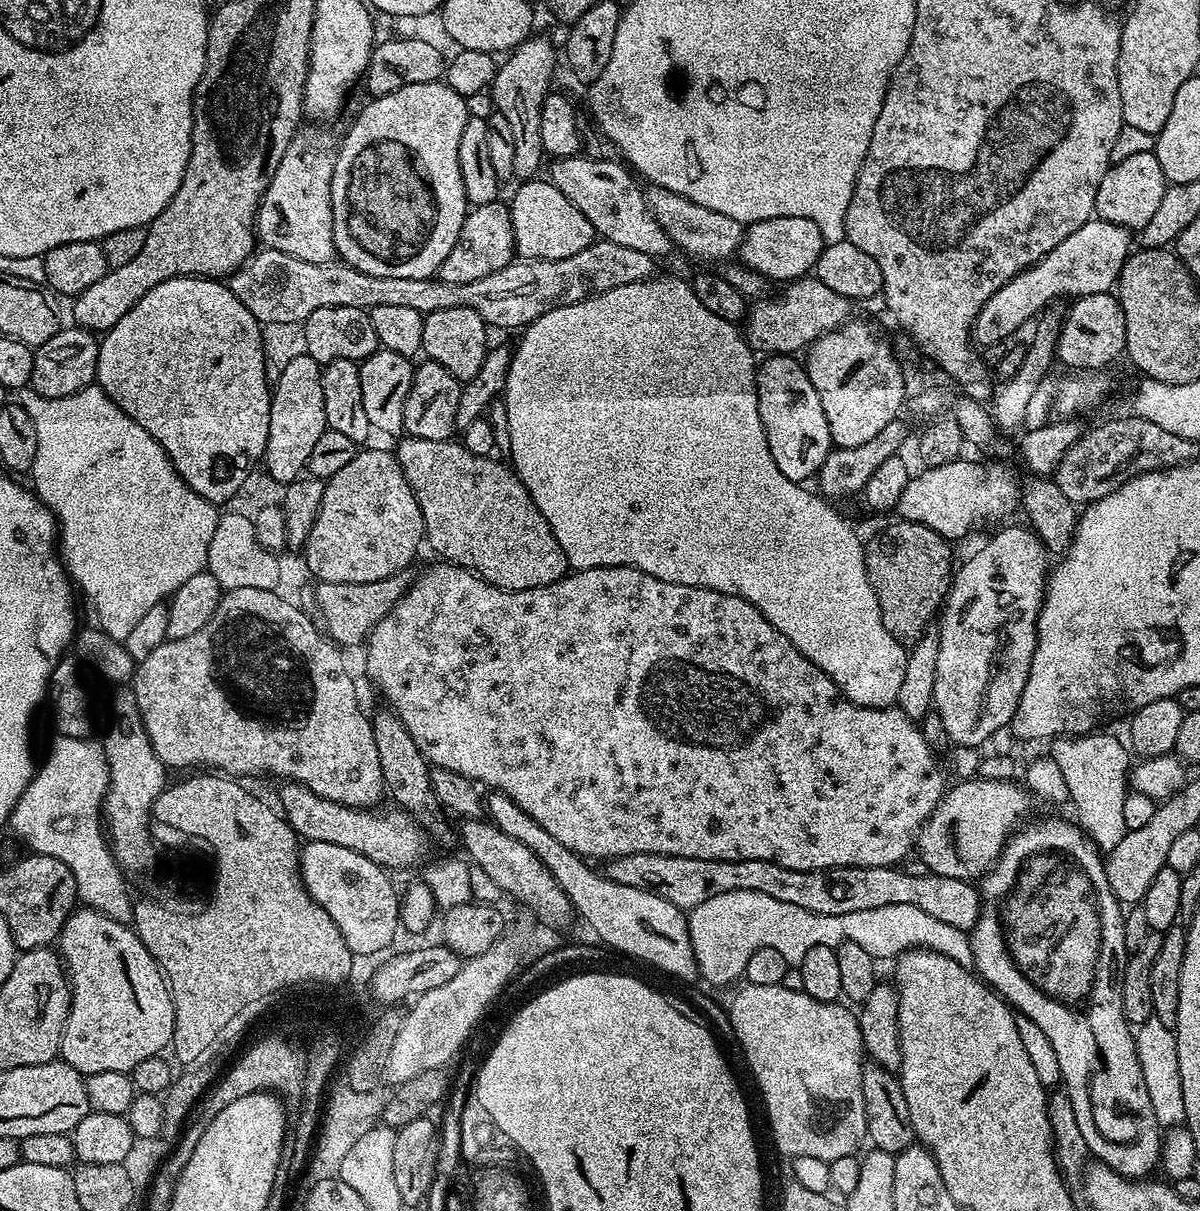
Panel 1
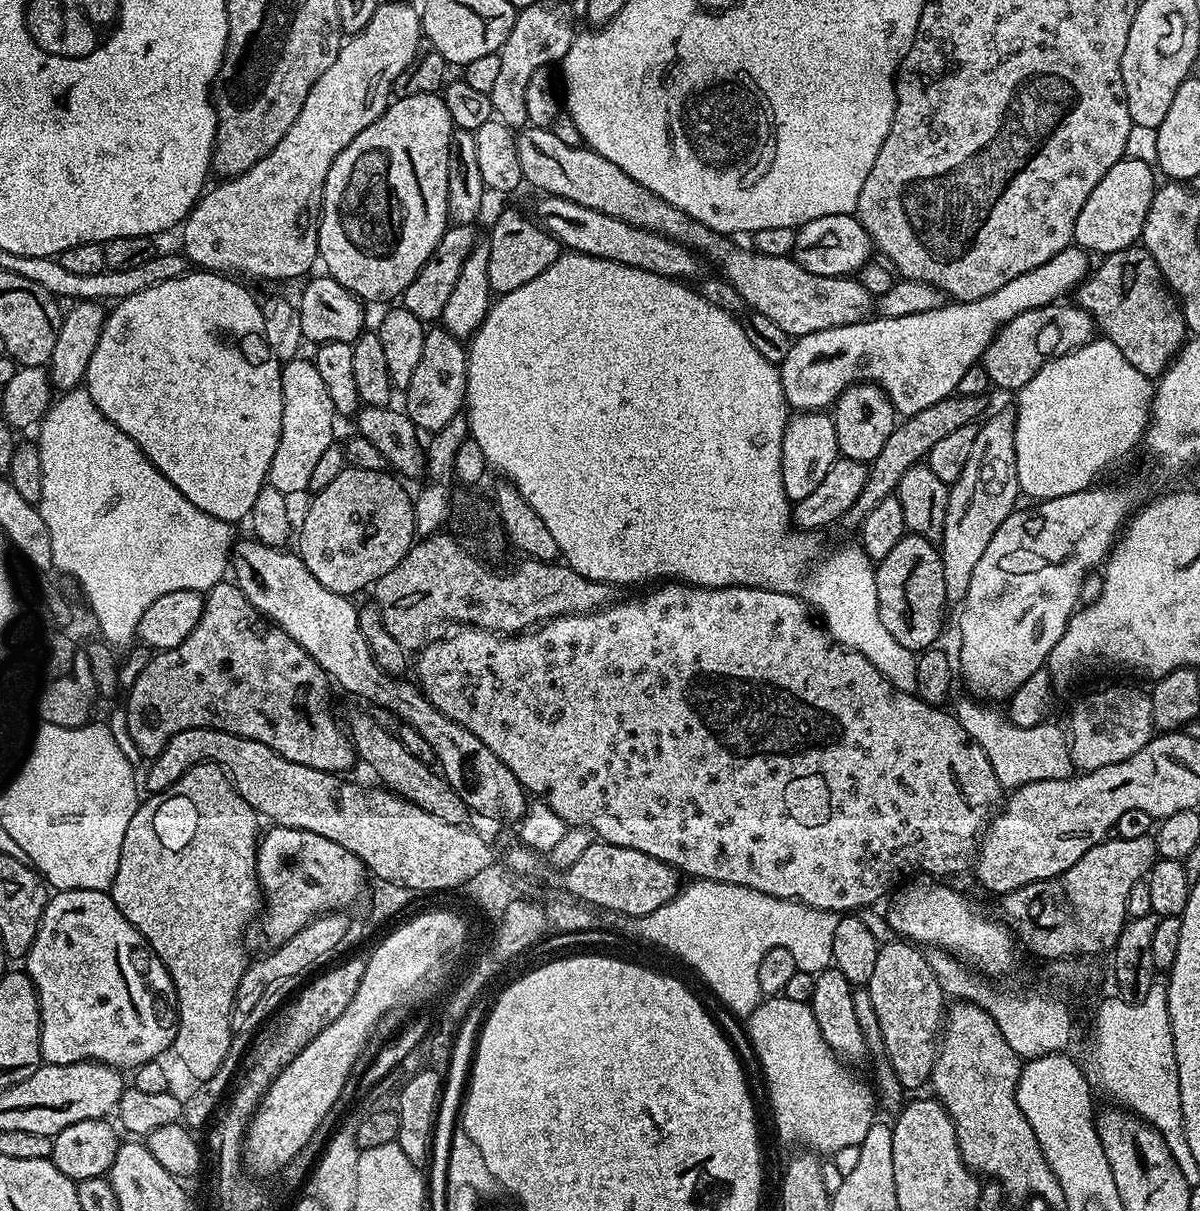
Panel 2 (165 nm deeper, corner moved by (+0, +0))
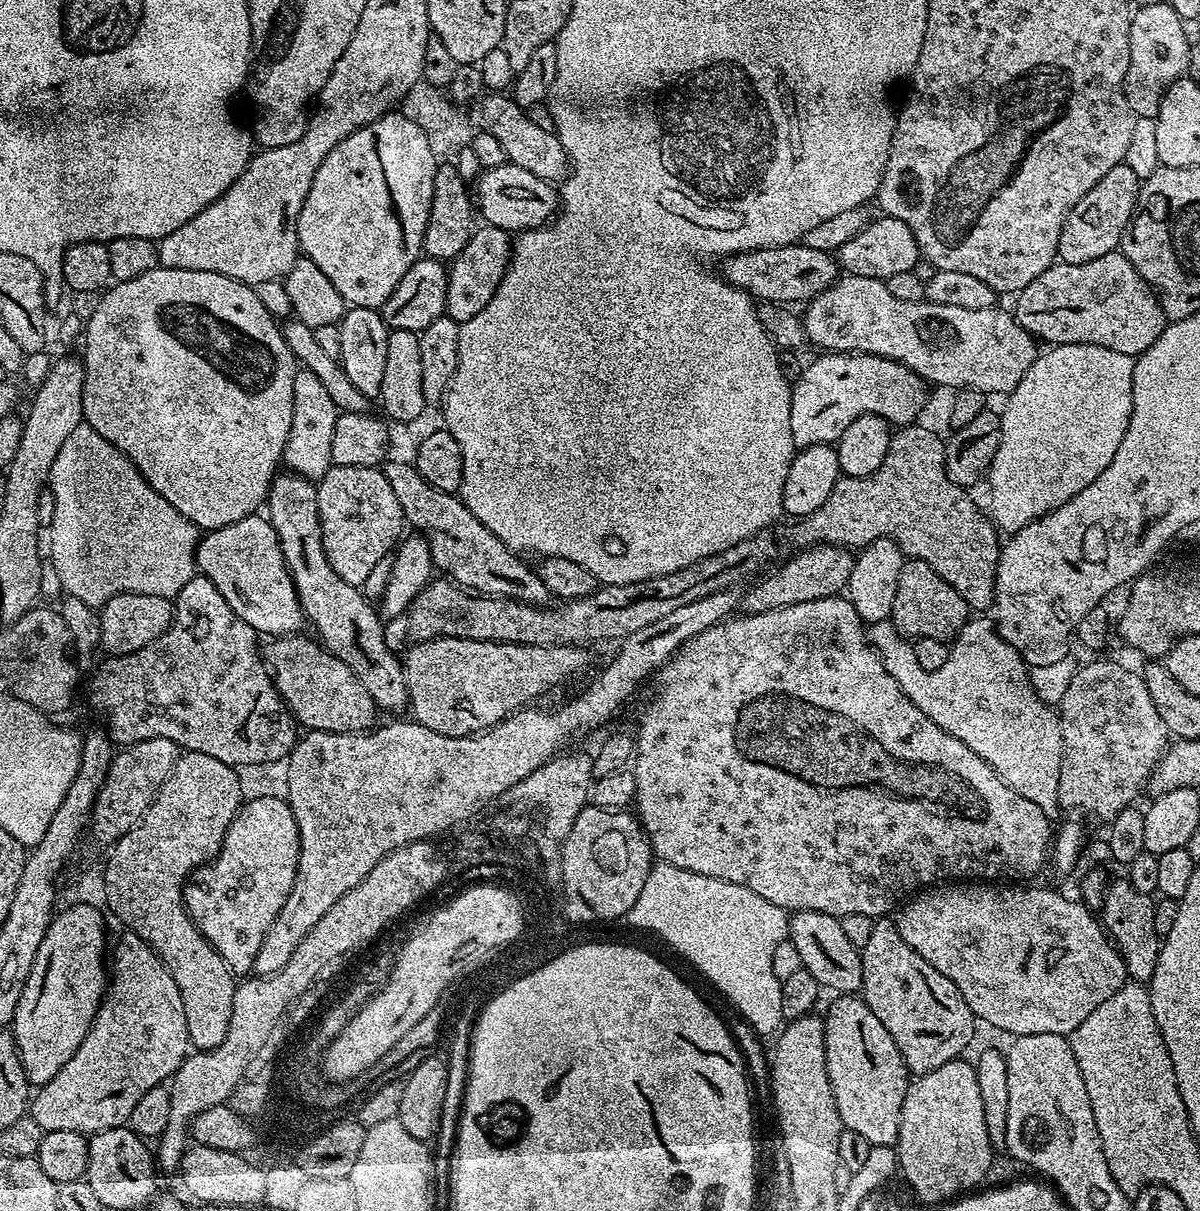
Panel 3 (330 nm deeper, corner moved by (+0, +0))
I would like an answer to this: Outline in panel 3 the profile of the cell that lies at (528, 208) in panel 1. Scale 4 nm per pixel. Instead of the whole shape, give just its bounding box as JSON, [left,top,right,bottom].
[446,224,514,324]

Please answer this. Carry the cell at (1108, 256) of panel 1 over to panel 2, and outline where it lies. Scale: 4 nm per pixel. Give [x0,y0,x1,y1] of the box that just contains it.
[778,246,1090,417]

